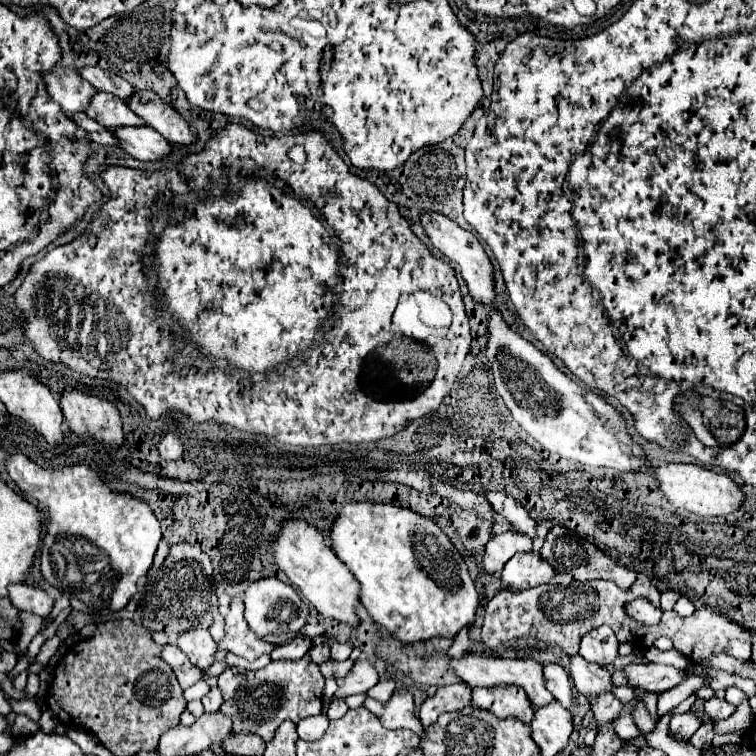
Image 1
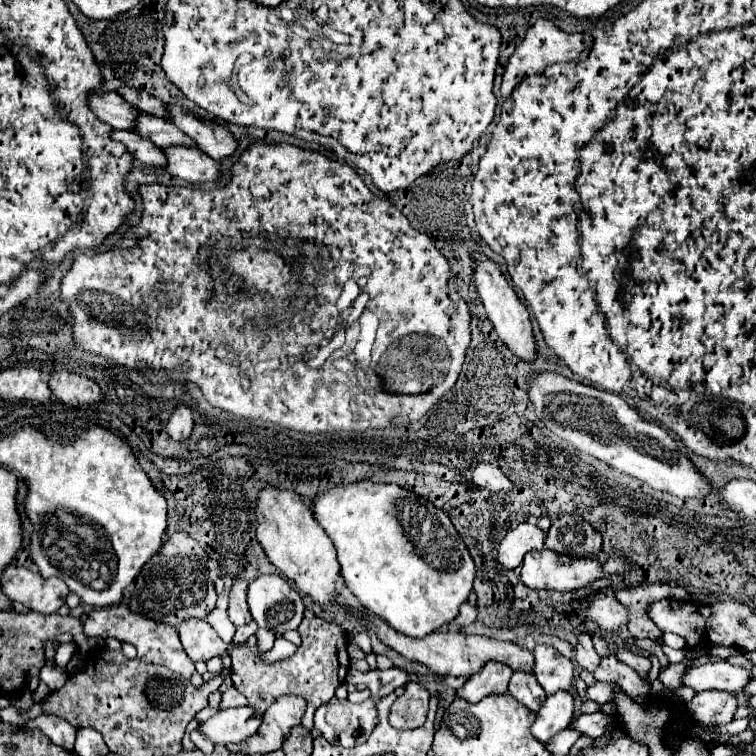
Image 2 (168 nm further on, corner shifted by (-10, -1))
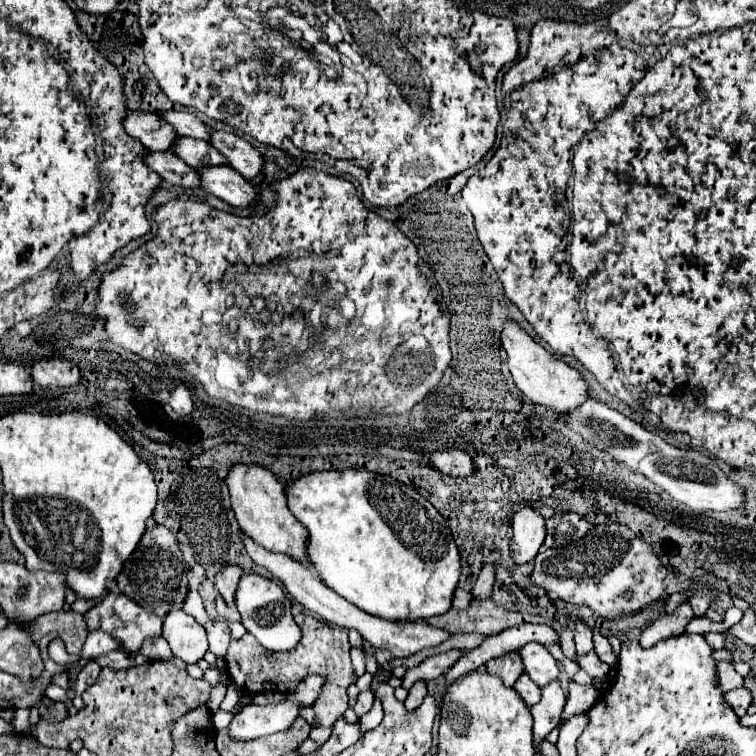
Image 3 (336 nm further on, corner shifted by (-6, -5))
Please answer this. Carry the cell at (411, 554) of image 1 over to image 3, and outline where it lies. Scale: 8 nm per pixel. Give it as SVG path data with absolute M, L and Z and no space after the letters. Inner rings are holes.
M344 469L344 471L312 471L308 475L302 475L294 481L290 481L284 487L286 493L286 501L290 511L294 513L294 517L308 529L308 541L306 541L306 553L308 553L308 561L310 565L316 569L316 573L320 575L320 579L338 595L342 595L346 601L354 603L356 607L368 611L370 615L376 617L384 617L384 619L392 619L392 621L402 621L402 619L412 619L412 621L426 621L428 617L434 615L442 615L450 609L452 605L452 595L454 589L458 585L460 579L460 553L454 545L452 533L448 523L444 521L444 517L434 509L432 503L428 503L416 489L412 489L410 485L404 485L396 479L392 479L390 475L378 475L366 469Z

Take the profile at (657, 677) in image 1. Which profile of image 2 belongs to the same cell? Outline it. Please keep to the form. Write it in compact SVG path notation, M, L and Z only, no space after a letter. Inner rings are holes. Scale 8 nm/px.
M728 661L716 663L696 663L686 667L682 675L682 685L692 687L694 691L730 691L742 693L742 687L752 679L752 675L740 667L732 667Z

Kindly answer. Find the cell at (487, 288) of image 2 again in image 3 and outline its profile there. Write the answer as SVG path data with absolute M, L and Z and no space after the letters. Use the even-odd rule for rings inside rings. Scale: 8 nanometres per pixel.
M506 321L502 331L502 345L508 353L508 367L512 373L512 379L516 387L534 403L544 405L556 413L568 413L580 407L580 403L588 401L590 387L586 385L582 373L578 373L574 367L564 363L562 359L556 359L552 353L548 353L542 345L538 345L526 331L522 331L516 323Z

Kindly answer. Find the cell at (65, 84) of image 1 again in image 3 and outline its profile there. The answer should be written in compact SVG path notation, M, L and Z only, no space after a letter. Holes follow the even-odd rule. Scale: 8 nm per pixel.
M130 111L124 119L124 129L150 151L172 151L172 139L176 139L174 127L158 113Z

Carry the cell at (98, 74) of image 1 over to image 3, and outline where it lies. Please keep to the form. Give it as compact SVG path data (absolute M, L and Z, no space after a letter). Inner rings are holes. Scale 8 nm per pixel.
M166 111L166 113L160 113L160 115L176 129L178 135L210 141L208 127L196 115L192 115L188 111Z

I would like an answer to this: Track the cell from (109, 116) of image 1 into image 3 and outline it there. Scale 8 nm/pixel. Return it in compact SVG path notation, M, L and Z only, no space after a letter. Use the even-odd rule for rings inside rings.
M178 137L174 153L186 161L188 165L196 167L214 167L214 165L226 165L224 155L216 153L214 147L206 141L192 139L192 137Z

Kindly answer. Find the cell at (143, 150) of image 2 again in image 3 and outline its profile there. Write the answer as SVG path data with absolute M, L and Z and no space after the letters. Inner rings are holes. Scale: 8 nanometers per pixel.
M148 153L144 161L152 171L158 171L158 175L166 183L192 189L200 187L200 175L196 175L196 169L188 167L182 159L176 159L176 155L172 153Z

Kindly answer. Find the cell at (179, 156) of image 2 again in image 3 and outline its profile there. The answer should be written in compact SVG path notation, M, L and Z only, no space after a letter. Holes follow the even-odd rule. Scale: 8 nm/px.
M228 165L222 167L200 167L198 175L202 179L202 189L220 197L236 209L248 209L258 203L256 187L244 179L238 171L232 171Z

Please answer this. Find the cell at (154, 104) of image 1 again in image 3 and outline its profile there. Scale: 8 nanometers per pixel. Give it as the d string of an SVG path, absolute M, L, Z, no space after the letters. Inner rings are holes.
M210 131L210 133L212 145L228 159L228 165L236 169L242 177L254 179L256 175L262 173L264 159L256 147L252 147L248 141L228 131Z

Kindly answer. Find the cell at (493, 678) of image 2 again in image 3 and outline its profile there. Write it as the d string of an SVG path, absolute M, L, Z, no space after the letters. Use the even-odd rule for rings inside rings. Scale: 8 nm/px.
M510 651L510 653L502 655L502 657L490 659L486 665L488 665L488 673L498 675L504 681L504 685L508 685L508 687L512 687L514 681L524 671L524 665L522 665L522 659L520 659L518 651Z

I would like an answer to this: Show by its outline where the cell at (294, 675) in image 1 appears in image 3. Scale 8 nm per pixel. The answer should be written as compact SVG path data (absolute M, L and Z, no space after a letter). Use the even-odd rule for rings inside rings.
M298 613L294 621L302 629L302 639L294 649L284 651L284 653L266 655L260 643L256 643L256 637L250 633L246 633L238 641L232 641L226 655L228 675L232 677L234 683L238 683L246 693L252 693L252 695L262 693L262 691L278 691L278 693L294 691L296 685L310 673L328 677L328 683L320 699L316 699L314 711L316 711L316 719L320 727L332 727L332 723L336 723L336 719L348 709L348 687L354 685L358 679L354 673L350 655L348 655L350 651L348 631L306 613Z

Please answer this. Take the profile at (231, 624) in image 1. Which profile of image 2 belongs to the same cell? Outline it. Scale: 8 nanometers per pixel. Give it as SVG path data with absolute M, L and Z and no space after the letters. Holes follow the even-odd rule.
M236 581L230 591L230 607L228 615L236 627L246 625L252 621L252 615L248 615L248 583Z

